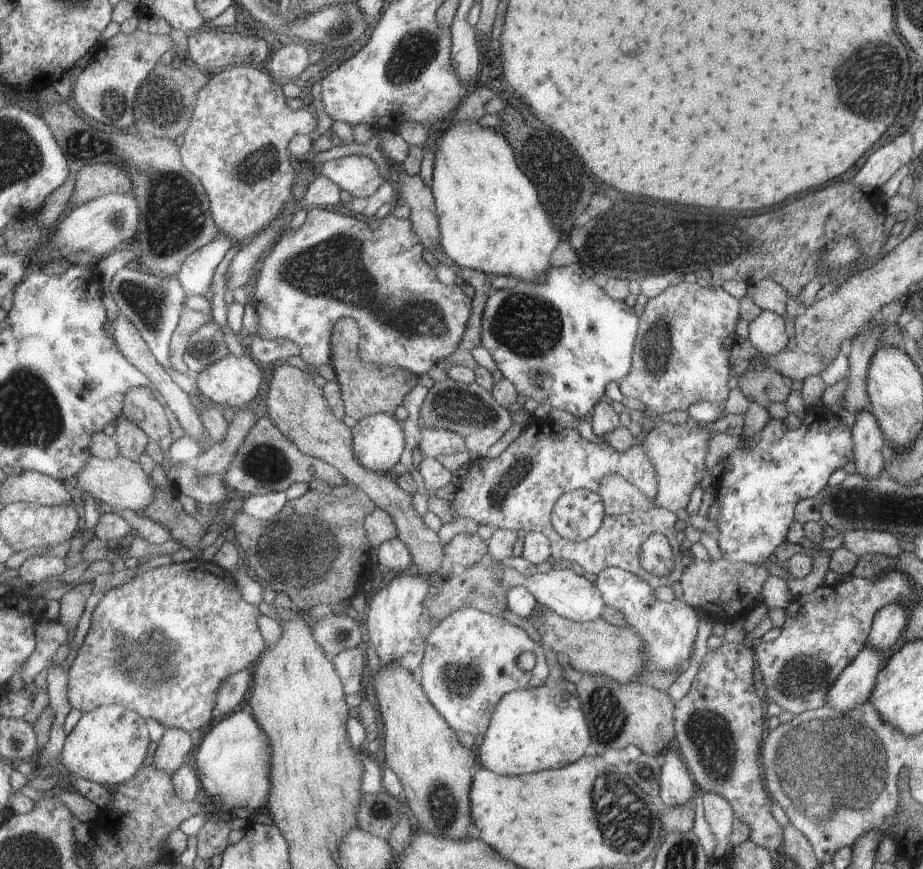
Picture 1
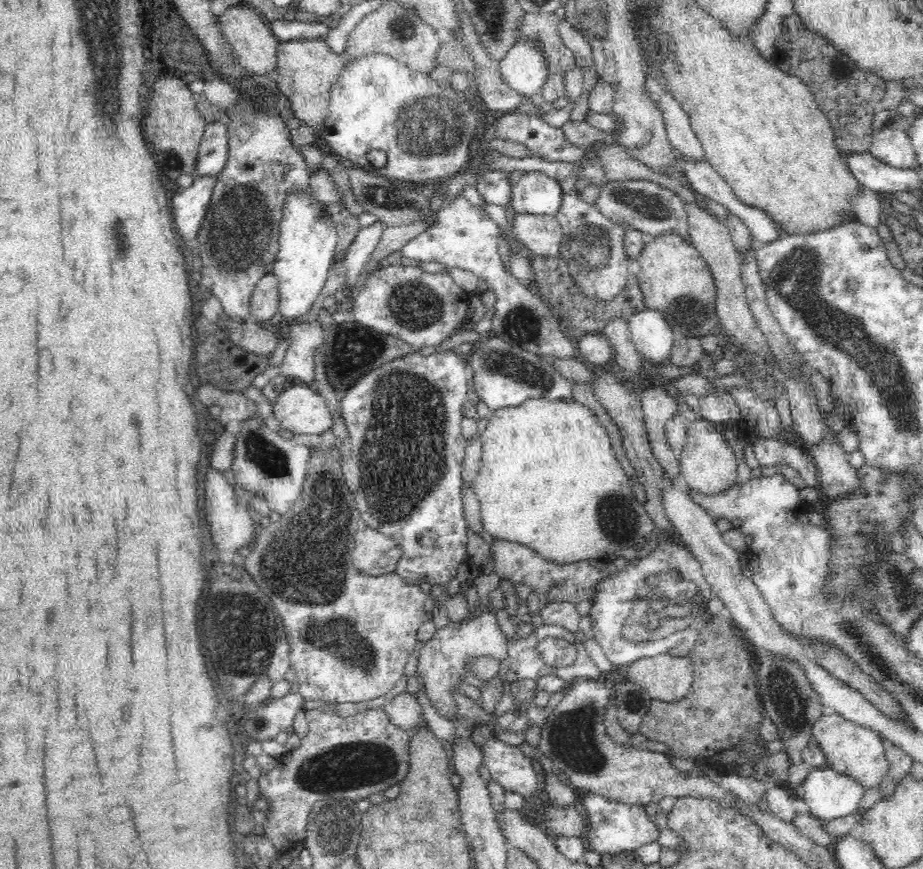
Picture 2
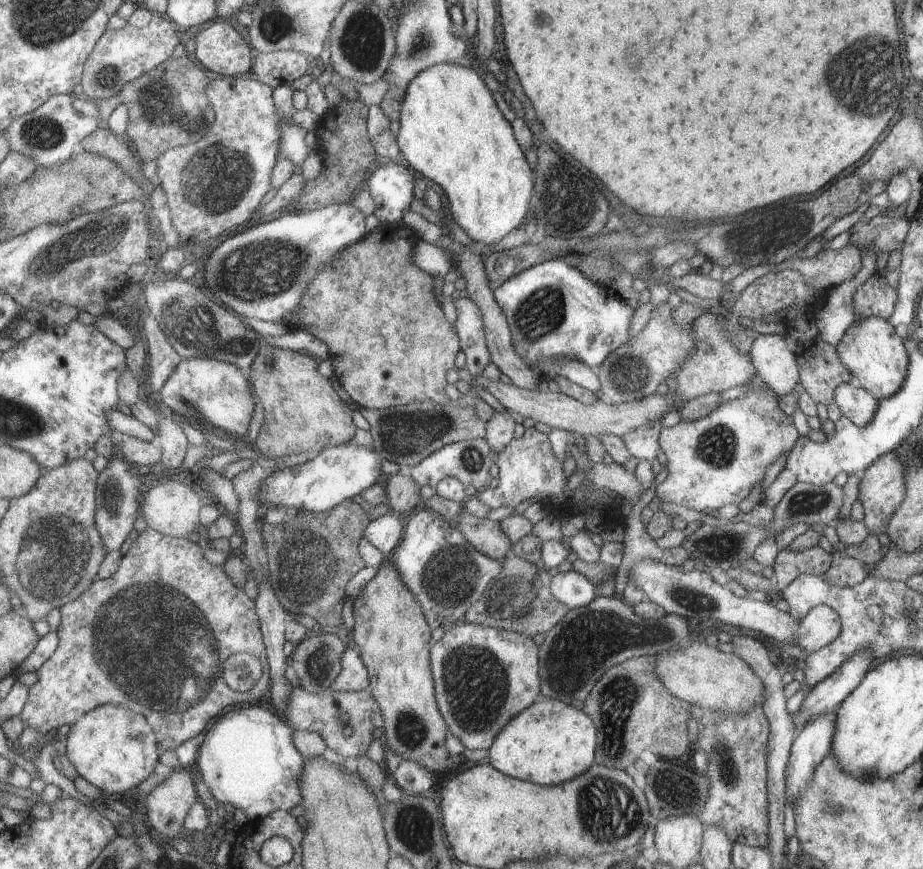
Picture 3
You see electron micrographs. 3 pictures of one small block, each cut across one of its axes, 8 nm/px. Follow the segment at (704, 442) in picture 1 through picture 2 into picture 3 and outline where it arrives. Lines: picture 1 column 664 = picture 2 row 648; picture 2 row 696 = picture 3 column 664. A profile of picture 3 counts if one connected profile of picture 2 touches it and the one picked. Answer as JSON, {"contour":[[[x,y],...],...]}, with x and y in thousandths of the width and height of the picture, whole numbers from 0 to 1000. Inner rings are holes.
{"contour":[[[814,435],[807,440],[811,451],[798,460],[781,463],[775,474],[770,474],[766,481],[757,486],[736,486],[729,493],[718,493],[716,499],[716,516],[725,529],[725,548],[723,552],[712,559],[712,573],[718,578],[729,578],[733,582],[742,582],[746,587],[753,587],[759,591],[759,587],[781,587],[783,582],[798,582],[816,559],[822,557],[822,552],[829,545],[829,539],[840,532],[842,525],[857,520],[861,511],[866,509],[866,499],[859,493],[857,479],[848,476],[842,467],[842,458],[827,446],[824,442],[818,442]]]}

